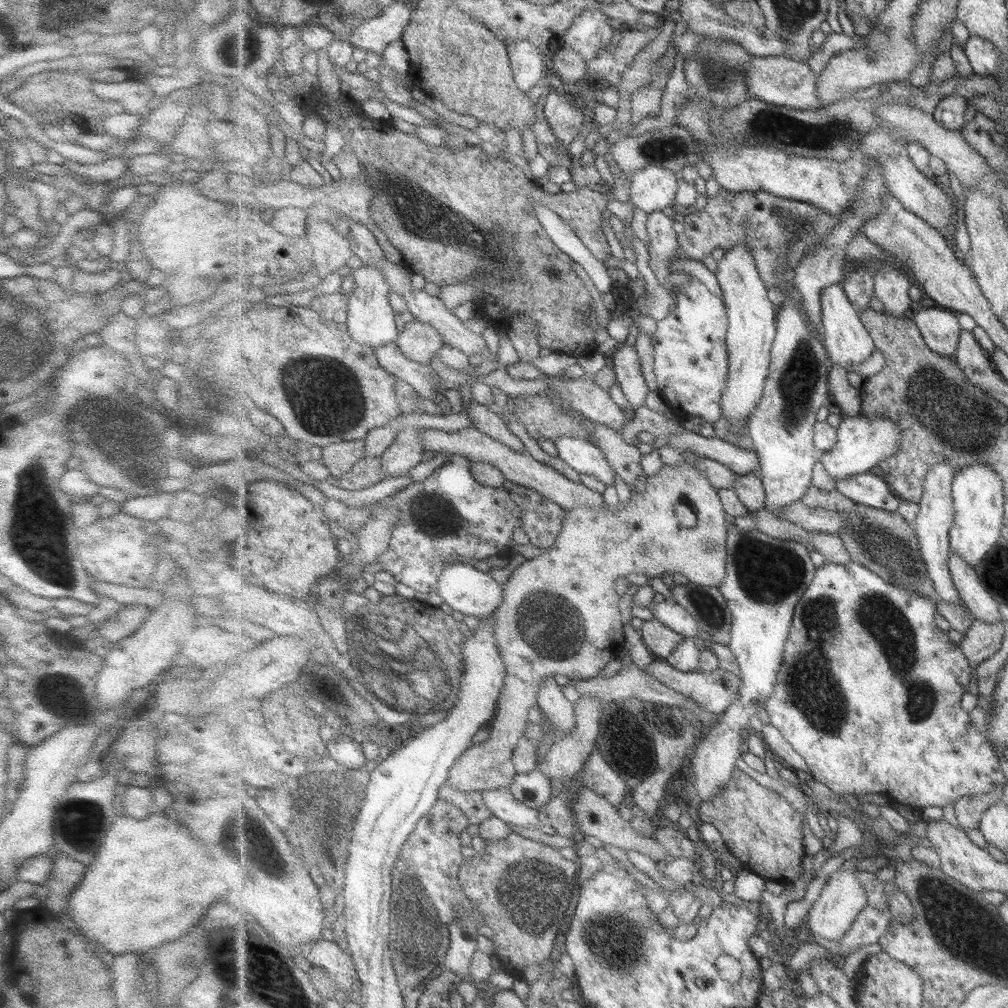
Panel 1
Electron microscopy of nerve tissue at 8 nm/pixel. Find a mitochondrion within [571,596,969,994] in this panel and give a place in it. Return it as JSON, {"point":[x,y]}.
{"point":[621,944]}

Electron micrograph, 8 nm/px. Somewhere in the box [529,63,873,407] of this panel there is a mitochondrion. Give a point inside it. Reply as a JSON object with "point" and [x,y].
{"point":[781,129]}

